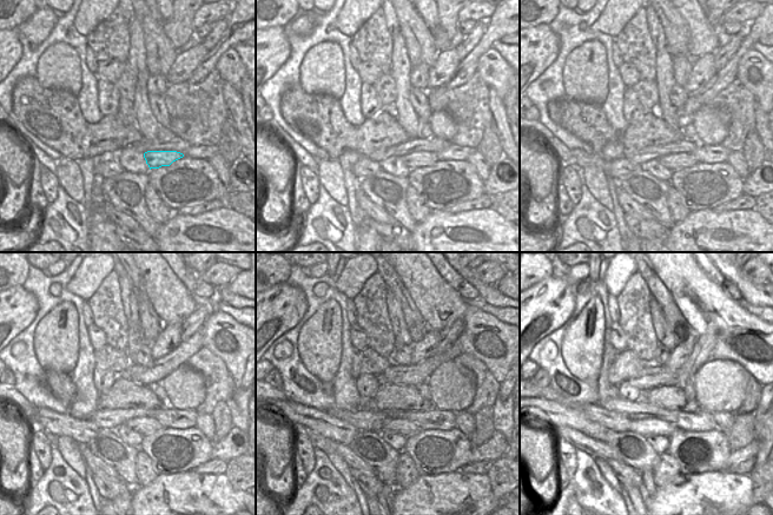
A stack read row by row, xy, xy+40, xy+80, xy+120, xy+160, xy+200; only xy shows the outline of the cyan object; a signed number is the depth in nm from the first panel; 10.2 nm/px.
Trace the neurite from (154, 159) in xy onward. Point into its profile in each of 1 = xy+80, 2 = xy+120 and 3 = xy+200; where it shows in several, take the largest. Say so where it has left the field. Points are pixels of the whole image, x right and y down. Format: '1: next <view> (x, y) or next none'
1: next xy+80 (675, 162)
2: next xy+120 (145, 426)
3: next xy+200 (645, 427)

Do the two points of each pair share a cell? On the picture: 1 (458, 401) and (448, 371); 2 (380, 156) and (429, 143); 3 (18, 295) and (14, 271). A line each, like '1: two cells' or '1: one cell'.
1: one cell
2: one cell
3: two cells

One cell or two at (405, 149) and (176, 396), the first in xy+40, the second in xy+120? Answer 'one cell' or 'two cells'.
two cells

